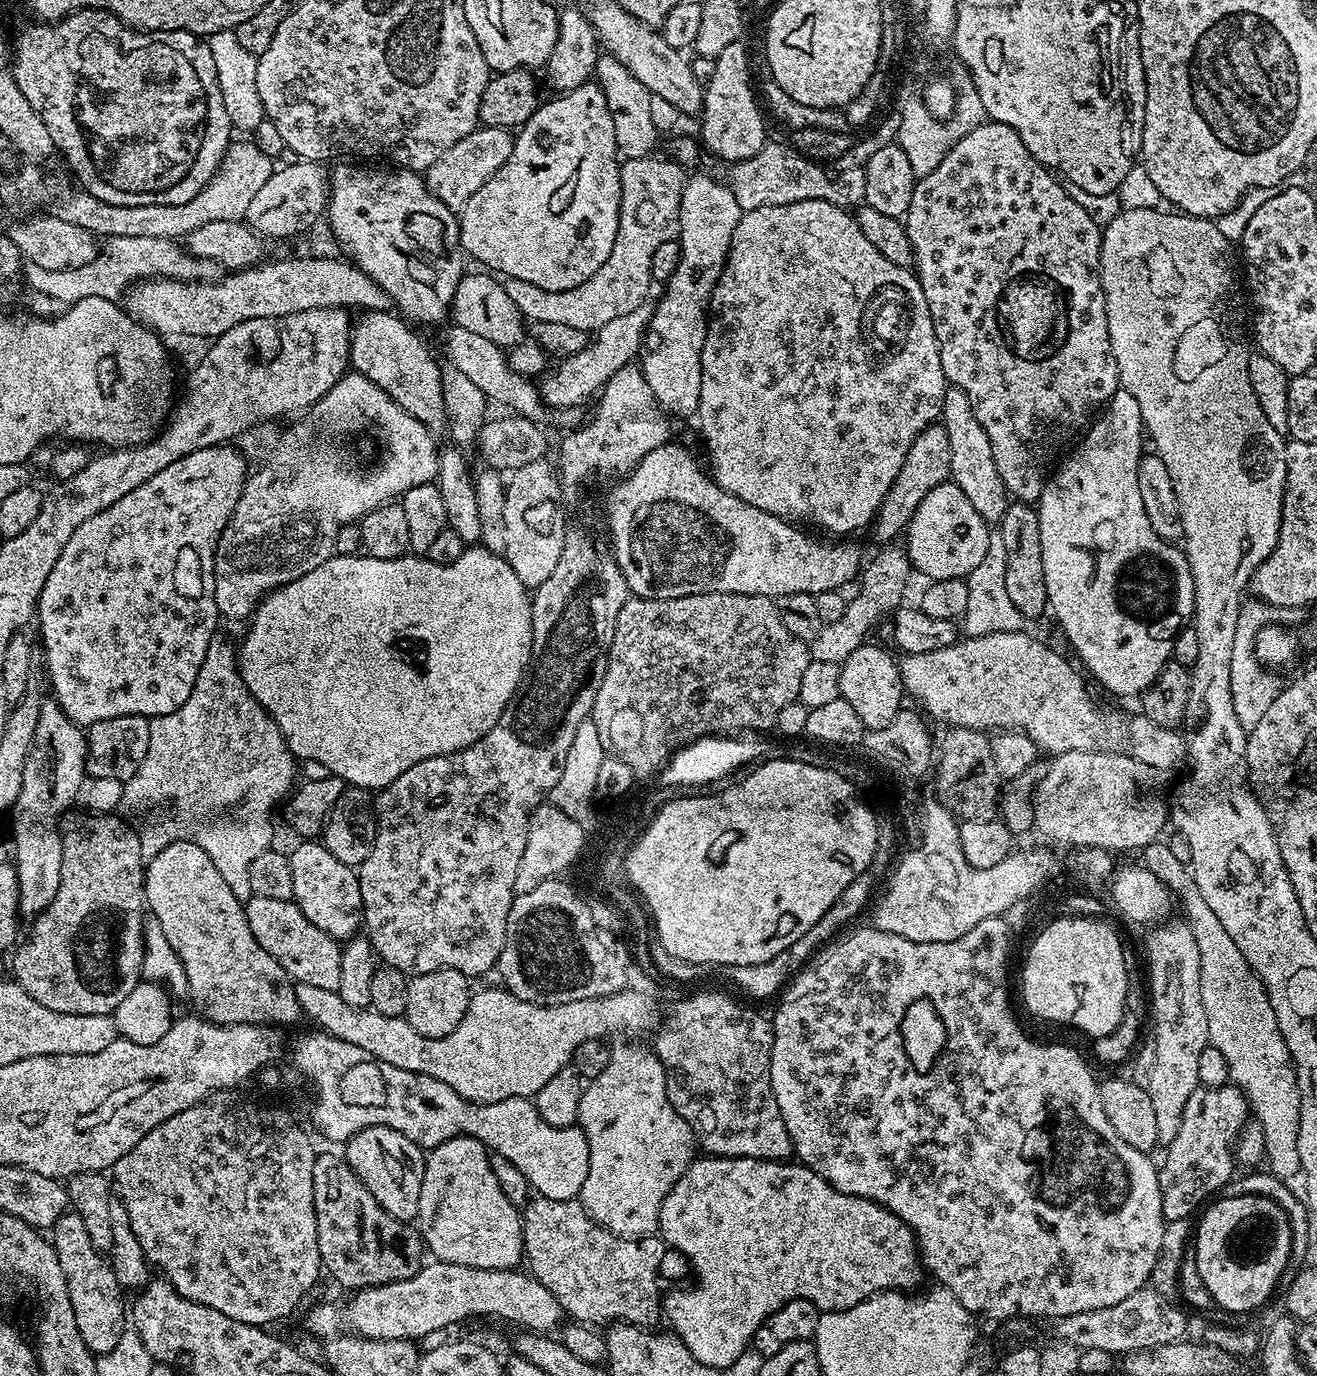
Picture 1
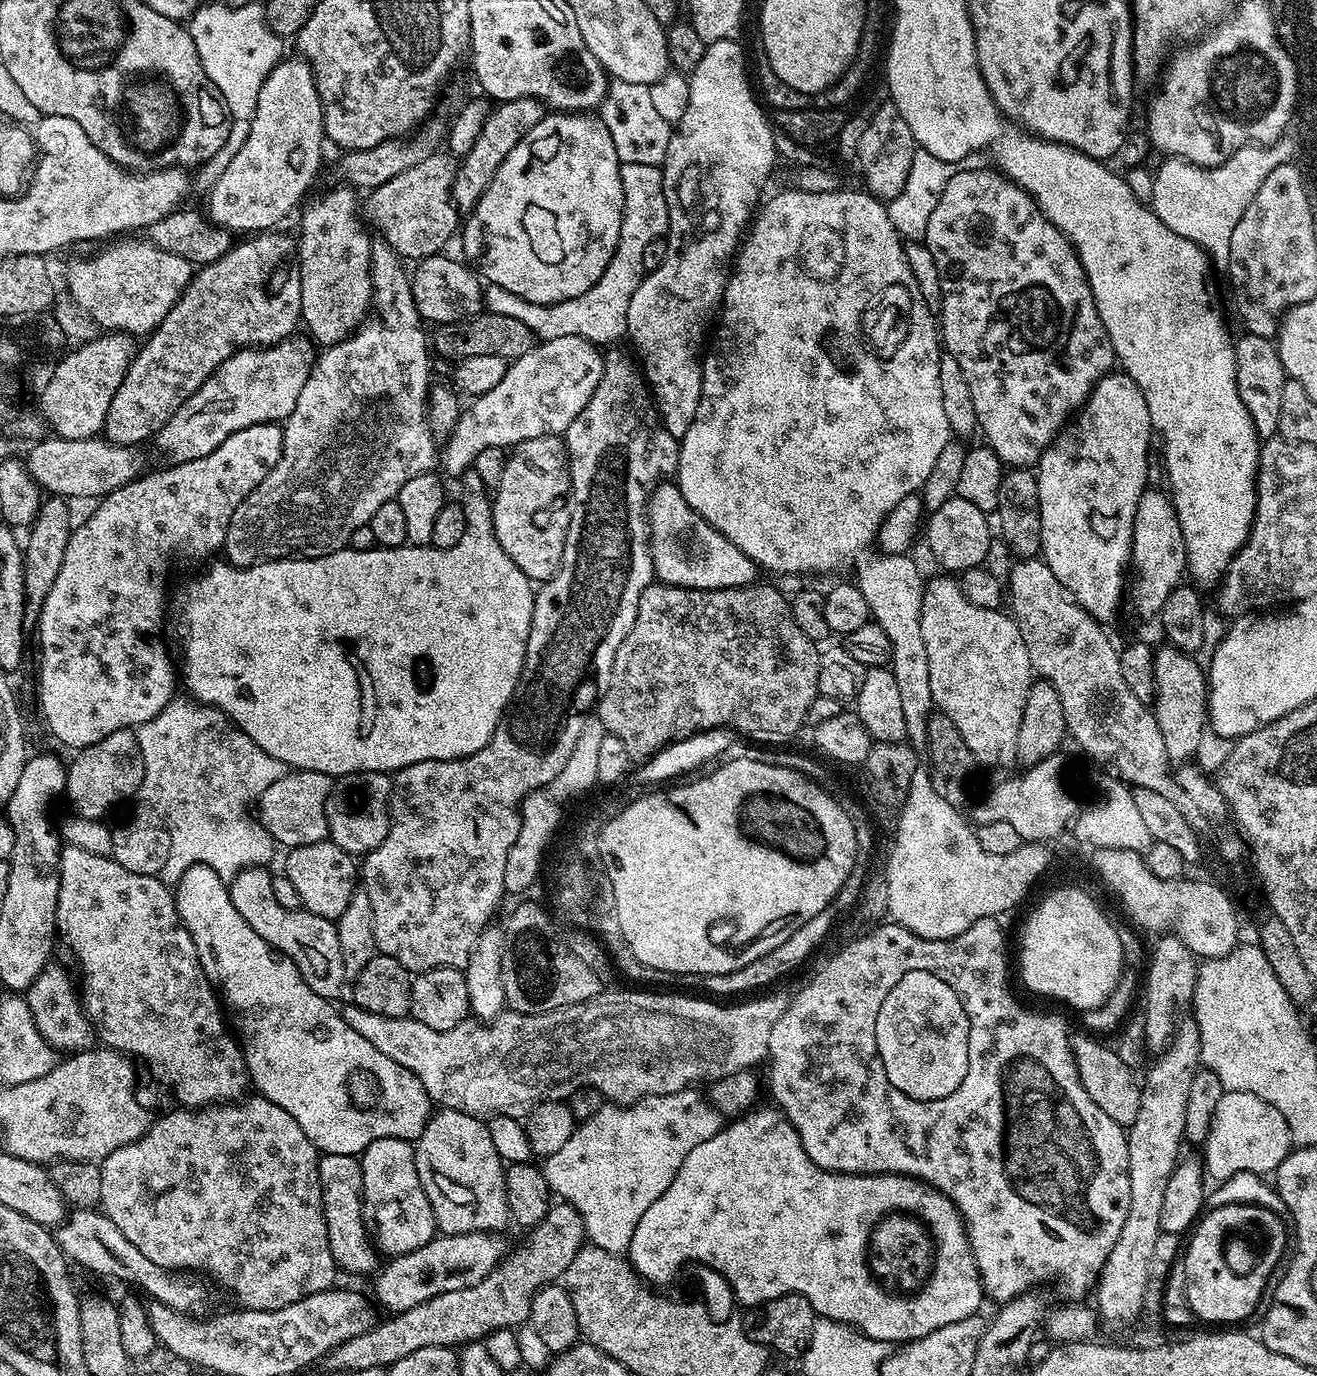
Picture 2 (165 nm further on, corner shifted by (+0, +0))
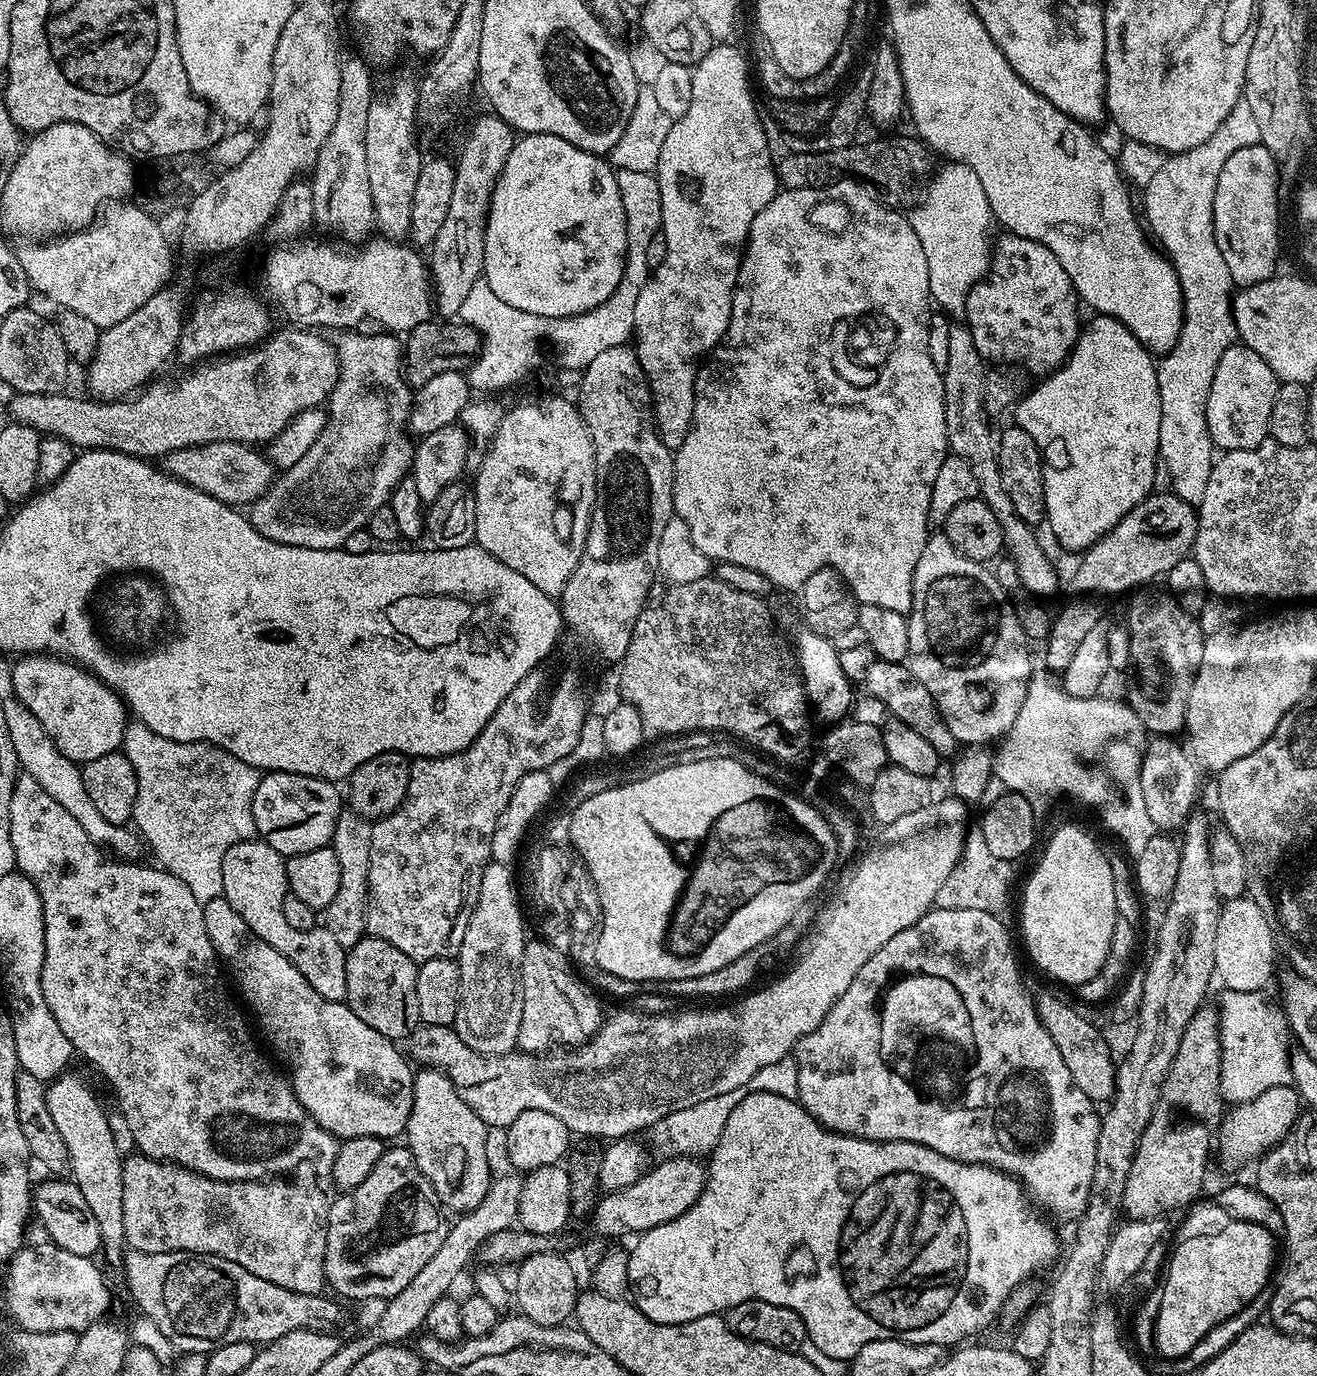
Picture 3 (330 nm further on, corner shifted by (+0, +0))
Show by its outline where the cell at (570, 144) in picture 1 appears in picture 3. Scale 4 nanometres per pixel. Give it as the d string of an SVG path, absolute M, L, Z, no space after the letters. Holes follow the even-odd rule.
M524 134L516 141L516 145L510 150L510 158L506 158L506 166L496 183L496 189L492 195L492 205L488 211L488 225L486 226L486 238L484 239L484 275L488 281L490 290L518 310L526 310L526 314L538 314L546 318L566 318L586 314L586 310L594 310L614 290L618 288L618 282L622 282L624 273L624 259L626 258L626 214L622 210L622 194L618 194L618 182L615 171L603 155L595 152L587 152L570 142L566 138L558 138L554 134Z

